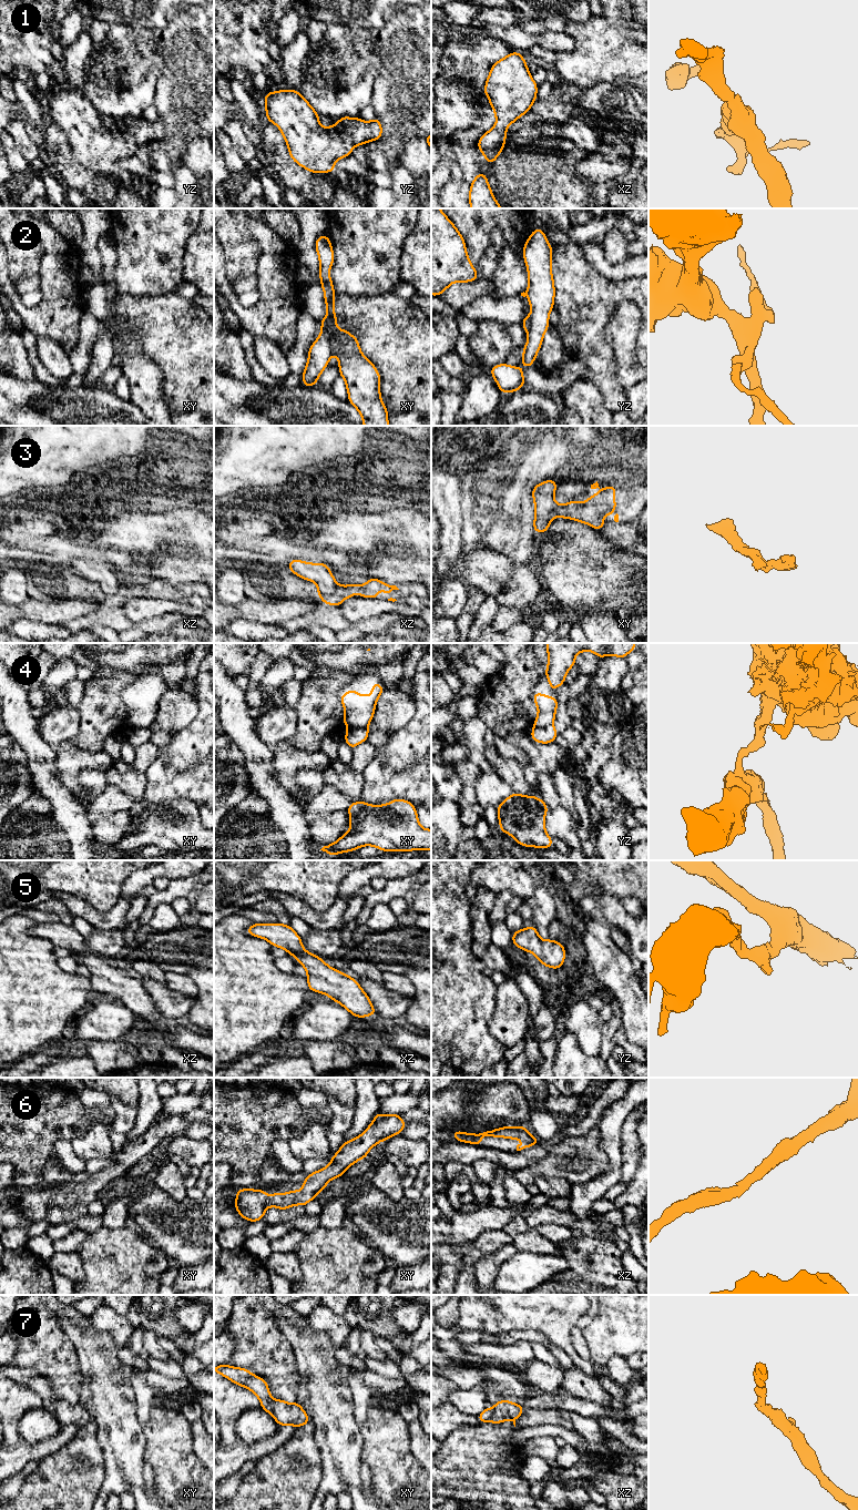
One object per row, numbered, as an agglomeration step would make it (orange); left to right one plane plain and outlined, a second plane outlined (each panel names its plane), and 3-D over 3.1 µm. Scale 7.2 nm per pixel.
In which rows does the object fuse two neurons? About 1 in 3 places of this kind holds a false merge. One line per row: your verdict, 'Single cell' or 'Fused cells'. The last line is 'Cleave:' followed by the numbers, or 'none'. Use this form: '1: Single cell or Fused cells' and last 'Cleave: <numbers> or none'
1: Single cell
2: Single cell
3: Fused cells
4: Fused cells
5: Single cell
6: Single cell
7: Fused cells
Cleave: 3, 4, 7

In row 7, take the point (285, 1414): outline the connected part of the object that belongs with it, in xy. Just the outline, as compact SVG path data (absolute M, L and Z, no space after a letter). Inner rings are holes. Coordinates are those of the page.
M282 1399L273 1401L272 1417L278 1426L302 1427L310 1422L308 1415L305 1412L298 1401L289 1404Z

